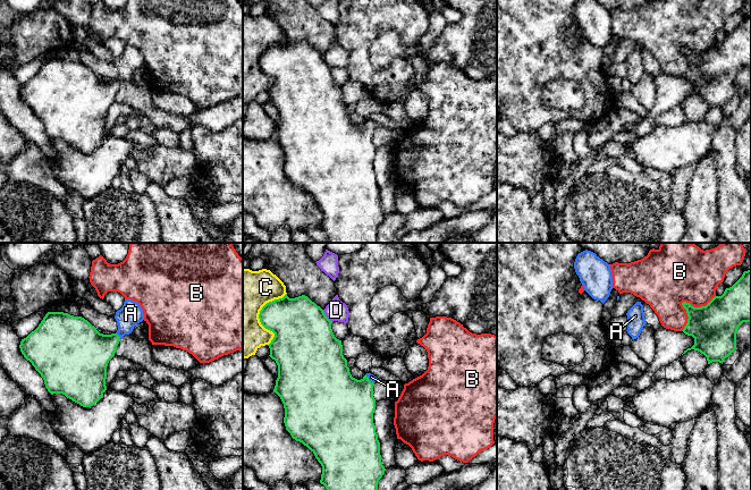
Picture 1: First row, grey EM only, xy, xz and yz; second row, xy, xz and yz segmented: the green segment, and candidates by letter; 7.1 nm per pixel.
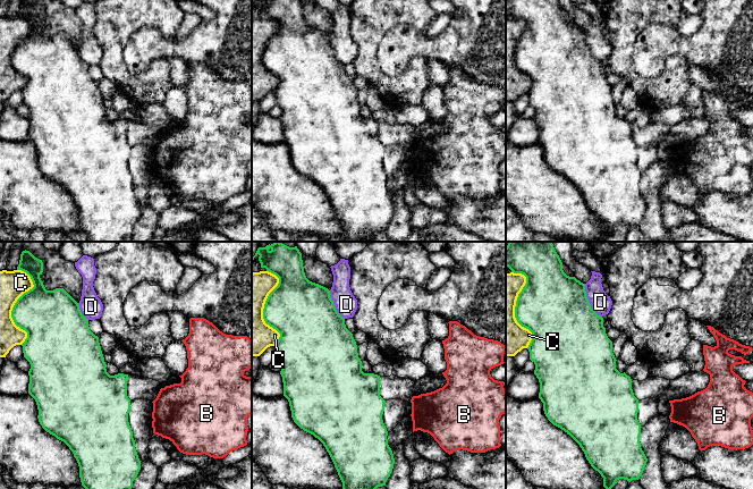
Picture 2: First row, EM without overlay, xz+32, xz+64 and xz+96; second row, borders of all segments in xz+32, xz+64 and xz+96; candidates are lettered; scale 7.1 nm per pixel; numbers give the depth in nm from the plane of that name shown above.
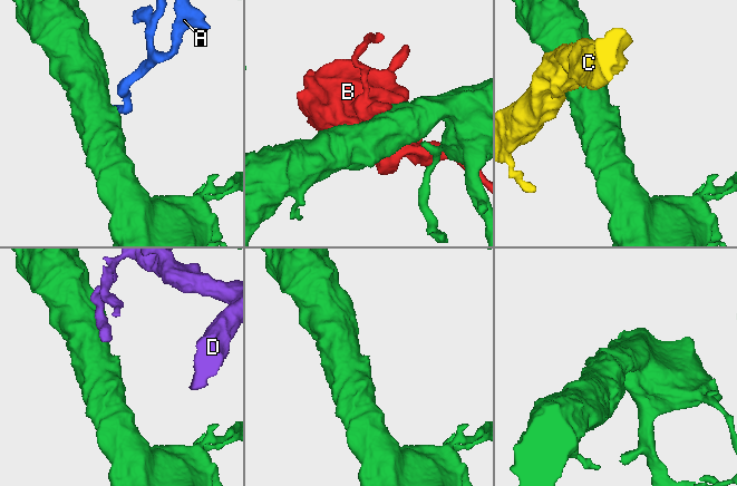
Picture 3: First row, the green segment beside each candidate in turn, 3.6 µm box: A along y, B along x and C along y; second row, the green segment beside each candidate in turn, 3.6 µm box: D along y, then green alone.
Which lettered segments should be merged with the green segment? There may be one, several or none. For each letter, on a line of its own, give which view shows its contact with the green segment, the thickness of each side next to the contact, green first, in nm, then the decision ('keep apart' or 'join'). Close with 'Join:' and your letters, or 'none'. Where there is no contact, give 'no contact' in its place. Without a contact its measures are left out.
A: meets green in xy; 320 nm thick on the green side, 160 nm on the other; join
B: meets green in yz; 300 nm thick on the green side, 440 nm on the other; keep apart
C: meets green in xz; 320 nm thick on the green side, 340 nm on the other; keep apart
D: meets green in xz; 440 nm thick on the green side, 150 nm on the other; keep apart
Join: A

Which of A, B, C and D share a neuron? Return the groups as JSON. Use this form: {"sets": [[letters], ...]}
{"sets": [["A"], ["B"], ["C"], ["D"]]}

